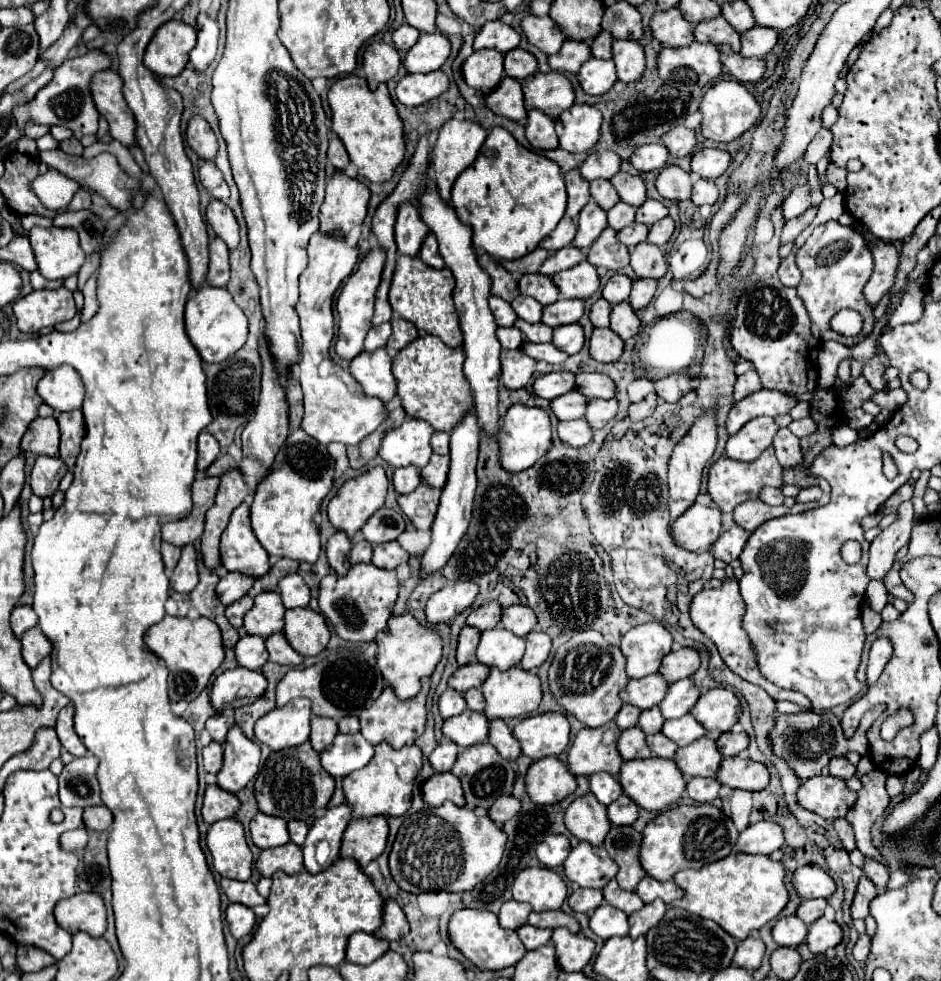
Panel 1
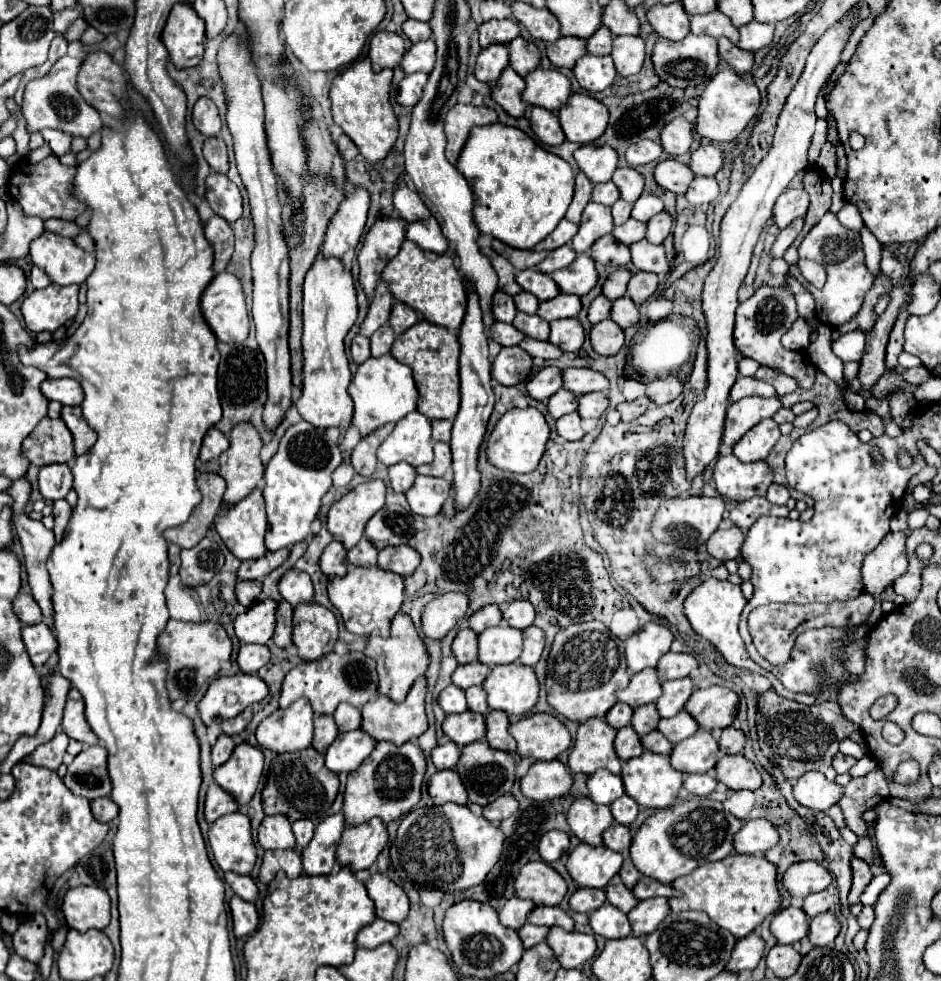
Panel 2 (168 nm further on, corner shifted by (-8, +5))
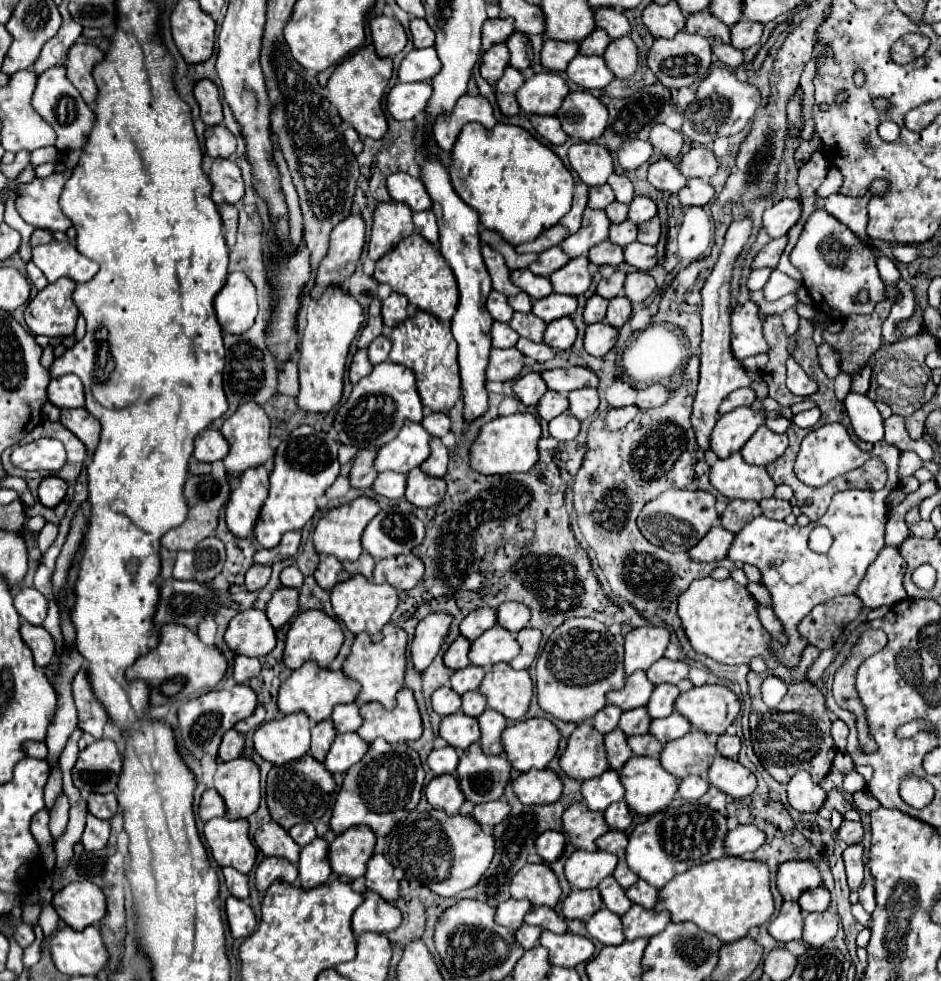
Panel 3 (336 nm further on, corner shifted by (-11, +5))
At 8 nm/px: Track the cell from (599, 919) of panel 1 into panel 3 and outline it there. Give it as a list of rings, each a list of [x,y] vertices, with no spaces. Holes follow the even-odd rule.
[[[607,908],[591,916],[591,920],[587,922],[587,932],[591,934],[591,938],[599,940],[603,946],[617,946],[617,944],[623,944],[625,940],[621,918],[609,912]]]

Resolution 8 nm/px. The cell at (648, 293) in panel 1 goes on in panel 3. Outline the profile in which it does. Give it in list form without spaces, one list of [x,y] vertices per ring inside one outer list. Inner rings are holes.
[[[631,272],[623,284],[623,292],[633,304],[647,300],[655,288],[655,280],[647,272]]]

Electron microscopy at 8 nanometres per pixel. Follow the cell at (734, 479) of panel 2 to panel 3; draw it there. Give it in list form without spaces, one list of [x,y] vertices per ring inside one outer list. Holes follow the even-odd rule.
[[[739,452],[725,460],[717,460],[711,466],[711,484],[727,498],[739,500],[763,500],[775,492],[775,482],[769,478],[763,466],[747,466]]]

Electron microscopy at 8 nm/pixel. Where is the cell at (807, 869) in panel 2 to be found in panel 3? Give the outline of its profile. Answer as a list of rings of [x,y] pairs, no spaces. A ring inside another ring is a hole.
[[[789,860],[777,868],[777,888],[783,900],[799,900],[805,890],[817,888],[821,884],[821,874],[811,862]]]

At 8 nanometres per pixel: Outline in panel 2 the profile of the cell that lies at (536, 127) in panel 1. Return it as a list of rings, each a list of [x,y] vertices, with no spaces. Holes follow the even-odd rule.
[[[534,106],[530,112],[530,126],[534,134],[548,146],[558,146],[566,140],[564,132],[560,132],[560,124],[556,120],[556,114],[552,114],[546,108]]]

